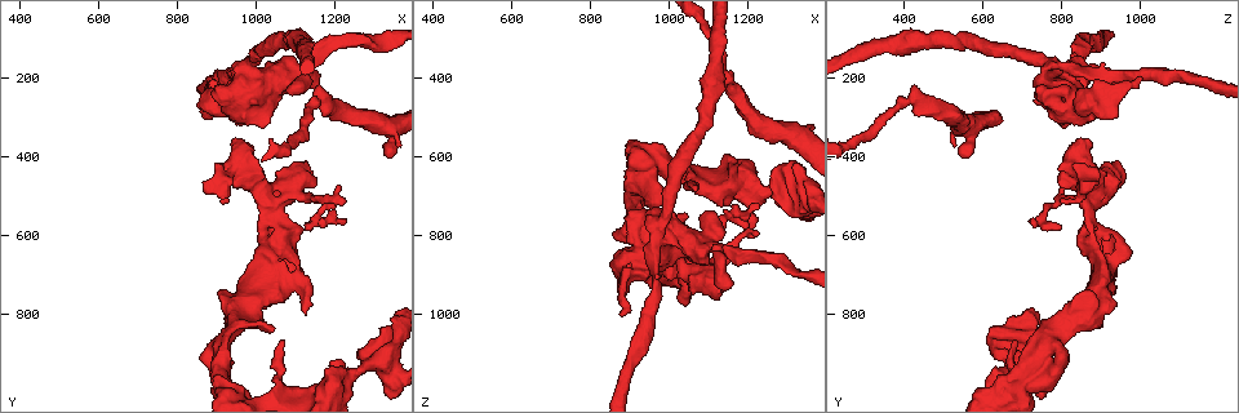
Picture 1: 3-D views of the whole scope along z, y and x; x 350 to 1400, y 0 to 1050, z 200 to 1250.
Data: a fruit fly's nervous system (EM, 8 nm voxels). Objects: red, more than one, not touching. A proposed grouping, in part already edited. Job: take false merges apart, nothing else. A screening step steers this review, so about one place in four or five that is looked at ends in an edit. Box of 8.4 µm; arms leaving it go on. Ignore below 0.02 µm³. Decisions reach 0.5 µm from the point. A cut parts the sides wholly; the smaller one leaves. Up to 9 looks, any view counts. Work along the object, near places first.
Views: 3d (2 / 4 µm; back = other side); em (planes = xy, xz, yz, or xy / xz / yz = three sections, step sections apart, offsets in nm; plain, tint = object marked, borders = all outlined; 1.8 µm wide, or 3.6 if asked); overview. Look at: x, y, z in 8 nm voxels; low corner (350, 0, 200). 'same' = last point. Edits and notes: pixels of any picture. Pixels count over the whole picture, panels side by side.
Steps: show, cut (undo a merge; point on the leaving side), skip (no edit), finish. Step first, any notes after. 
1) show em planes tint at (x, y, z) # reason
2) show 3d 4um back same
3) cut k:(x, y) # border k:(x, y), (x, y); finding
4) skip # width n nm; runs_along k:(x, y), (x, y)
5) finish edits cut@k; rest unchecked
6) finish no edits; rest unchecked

show em xy step 4 tint at (920, 970, 685)

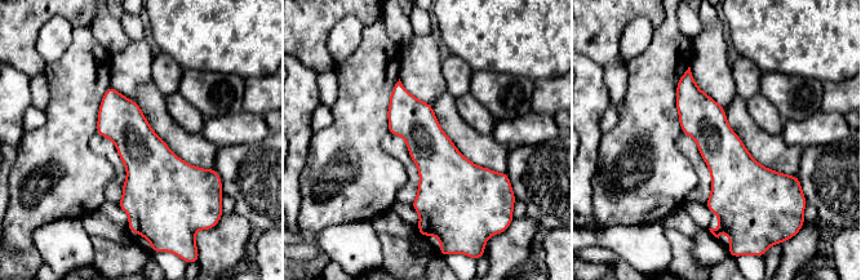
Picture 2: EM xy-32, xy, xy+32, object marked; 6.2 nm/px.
show em yz step 16 tint same # another direction

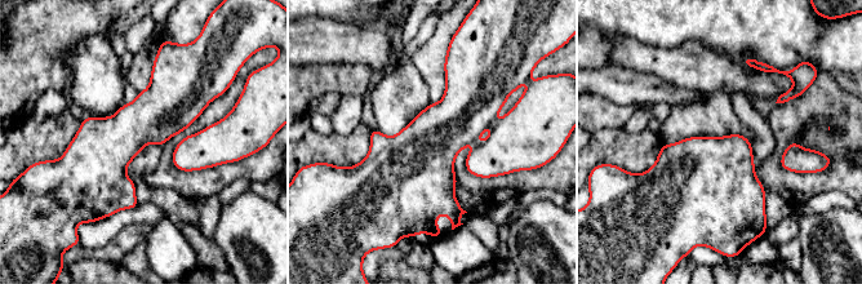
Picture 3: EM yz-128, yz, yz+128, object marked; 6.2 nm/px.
skip # one neuron here

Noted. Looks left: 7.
show 3d 4um at (1075, 505, 885) # four arms meet

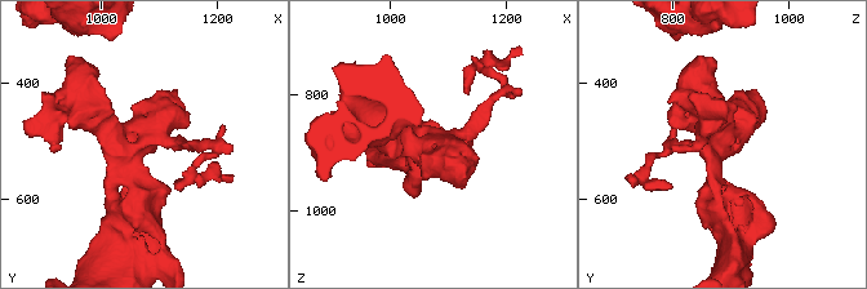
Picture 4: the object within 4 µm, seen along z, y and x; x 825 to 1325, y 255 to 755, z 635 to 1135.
show em xy step 16 tint at (1080, 510, 885) # shape alone is not enough

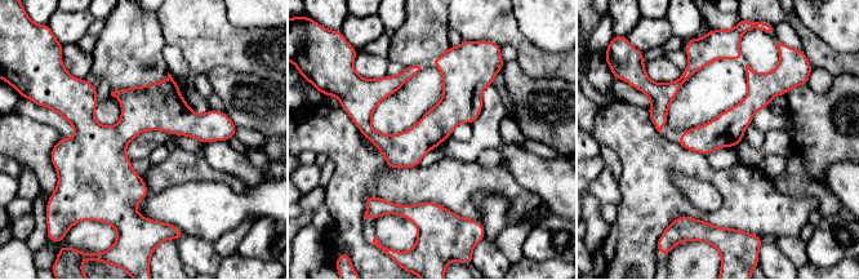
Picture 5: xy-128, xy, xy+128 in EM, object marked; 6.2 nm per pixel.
show em planes tint same

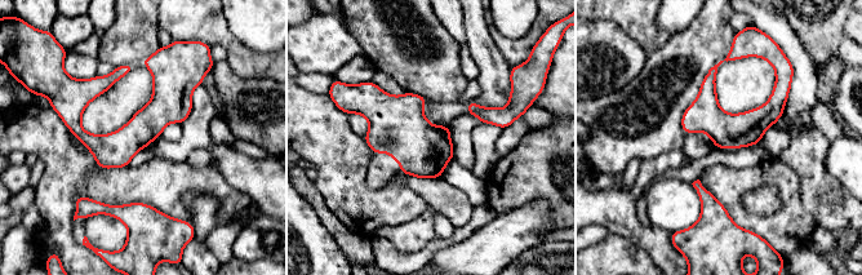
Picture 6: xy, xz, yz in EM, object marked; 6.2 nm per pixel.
skip # width 200 nm; runs_along 6:(156, 60), (161, 105), (102, 164); all the same neuron

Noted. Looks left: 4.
show 3d 4um at (1285, 925, 690) # thin neck

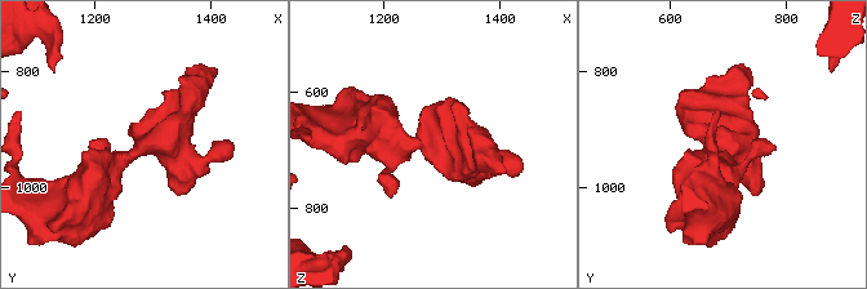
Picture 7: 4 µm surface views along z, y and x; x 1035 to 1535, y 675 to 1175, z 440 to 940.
show em planes plain at (1290, 925, 690) # now the EM

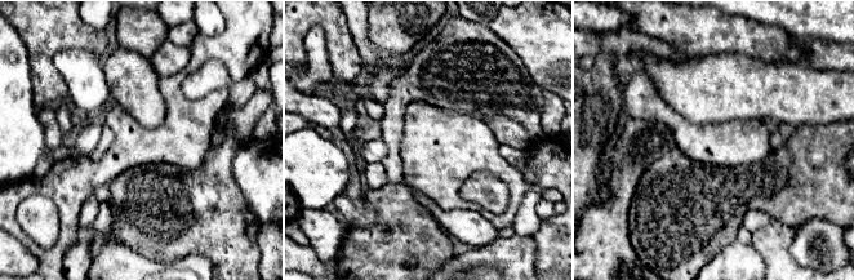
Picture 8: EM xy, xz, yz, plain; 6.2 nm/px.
show em planes borders same # see the neighbours

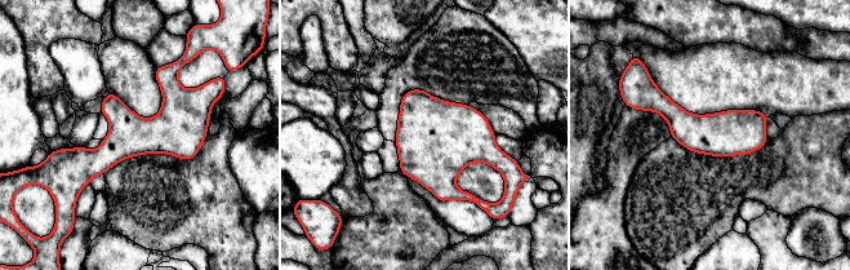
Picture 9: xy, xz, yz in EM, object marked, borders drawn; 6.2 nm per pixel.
skip # width 260 nm; one neuron here

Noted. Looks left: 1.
show em xz step 4 tint at (1170, 250, 440) # calibre changes

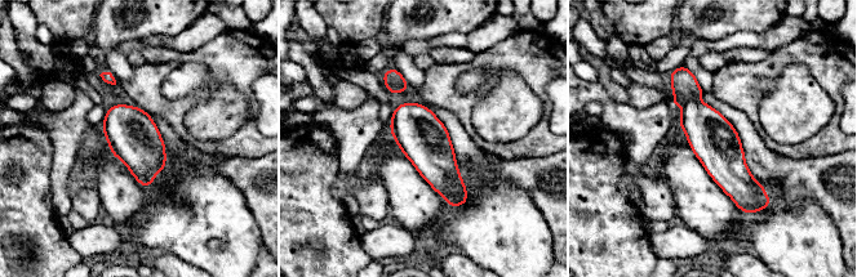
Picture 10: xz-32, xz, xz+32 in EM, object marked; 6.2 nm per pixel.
skip # width 300 nm; runs_along 10:(683, 72), (697, 119), (754, 208); continuous, no second neuron

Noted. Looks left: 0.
finish no edits; rest unchecked

